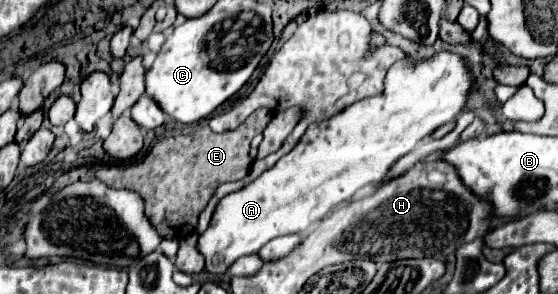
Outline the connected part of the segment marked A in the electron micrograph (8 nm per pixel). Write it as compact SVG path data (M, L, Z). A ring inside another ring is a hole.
M442 50L430 58L406 56L396 62L386 76L382 94L308 126L292 152L254 182L218 202L208 230L198 238L206 270L224 274L240 256L256 254L276 236L308 232L336 204L368 184L378 184L388 168L412 152L424 136L462 114L474 90L472 64L456 52Z

